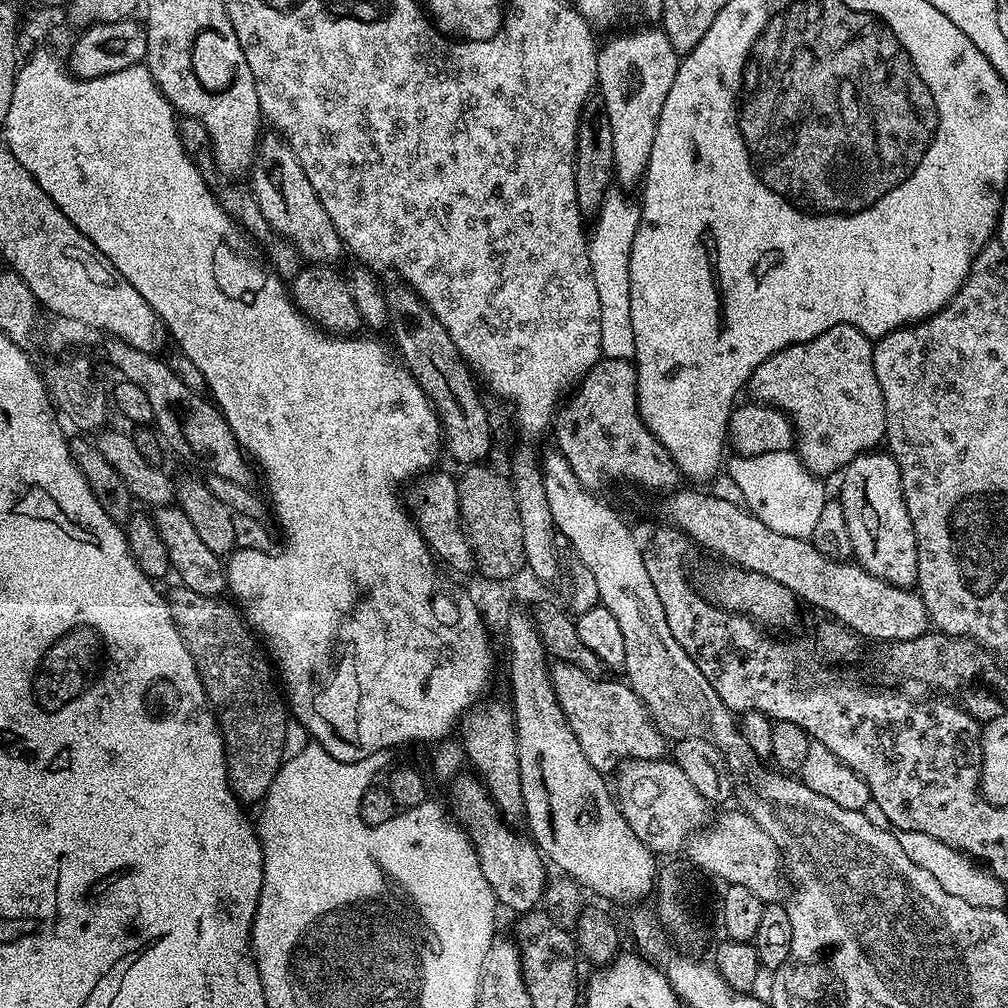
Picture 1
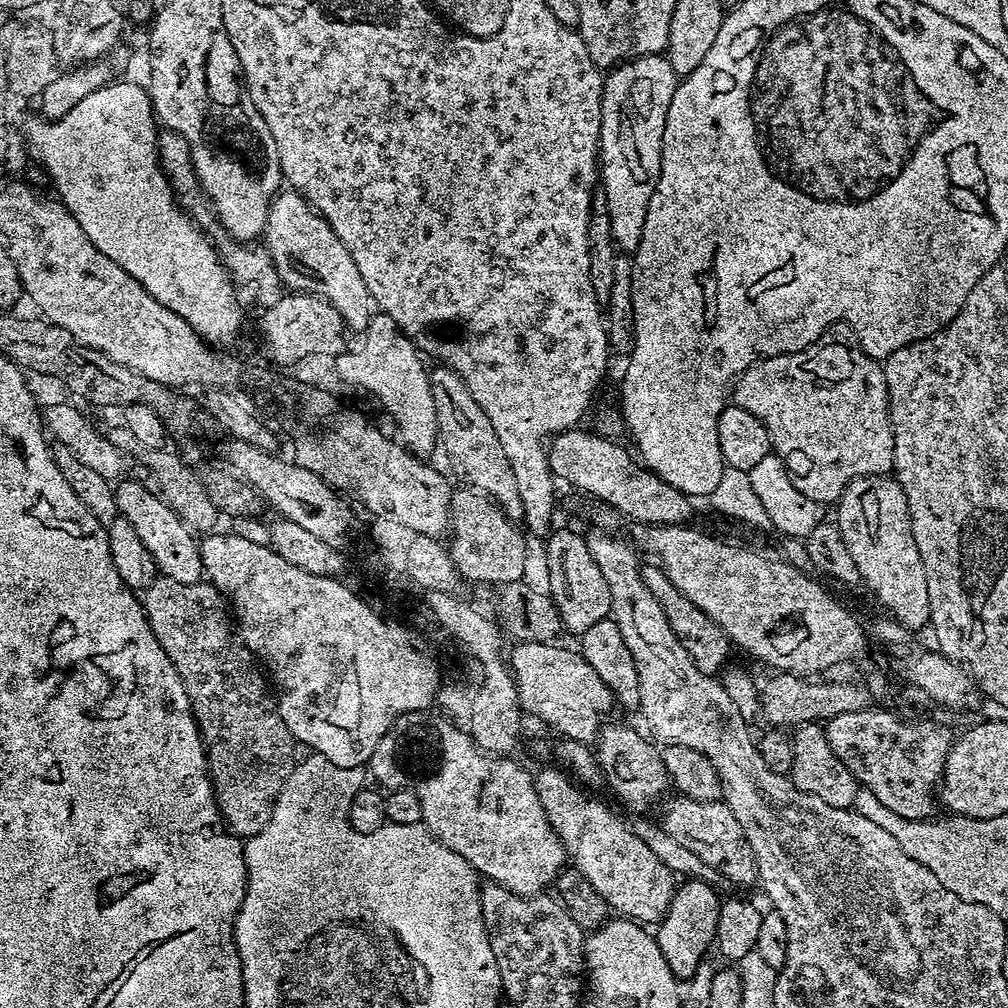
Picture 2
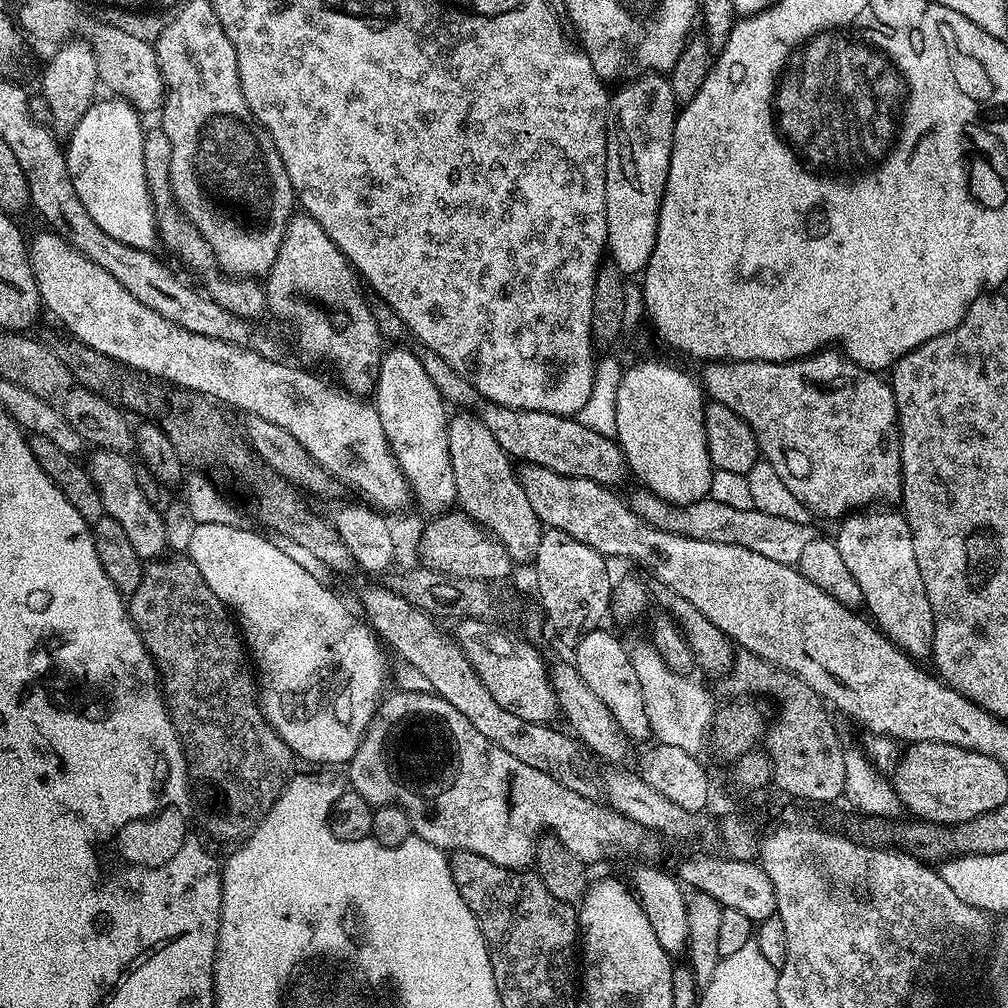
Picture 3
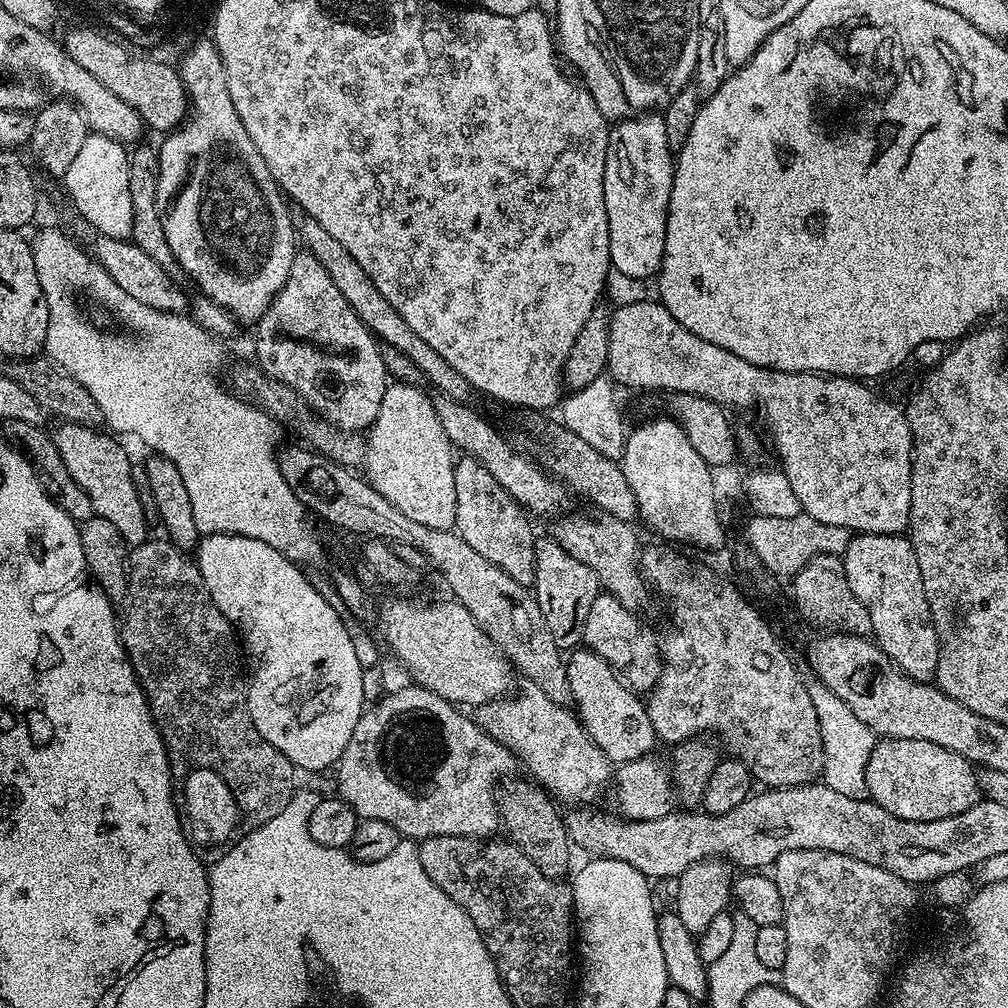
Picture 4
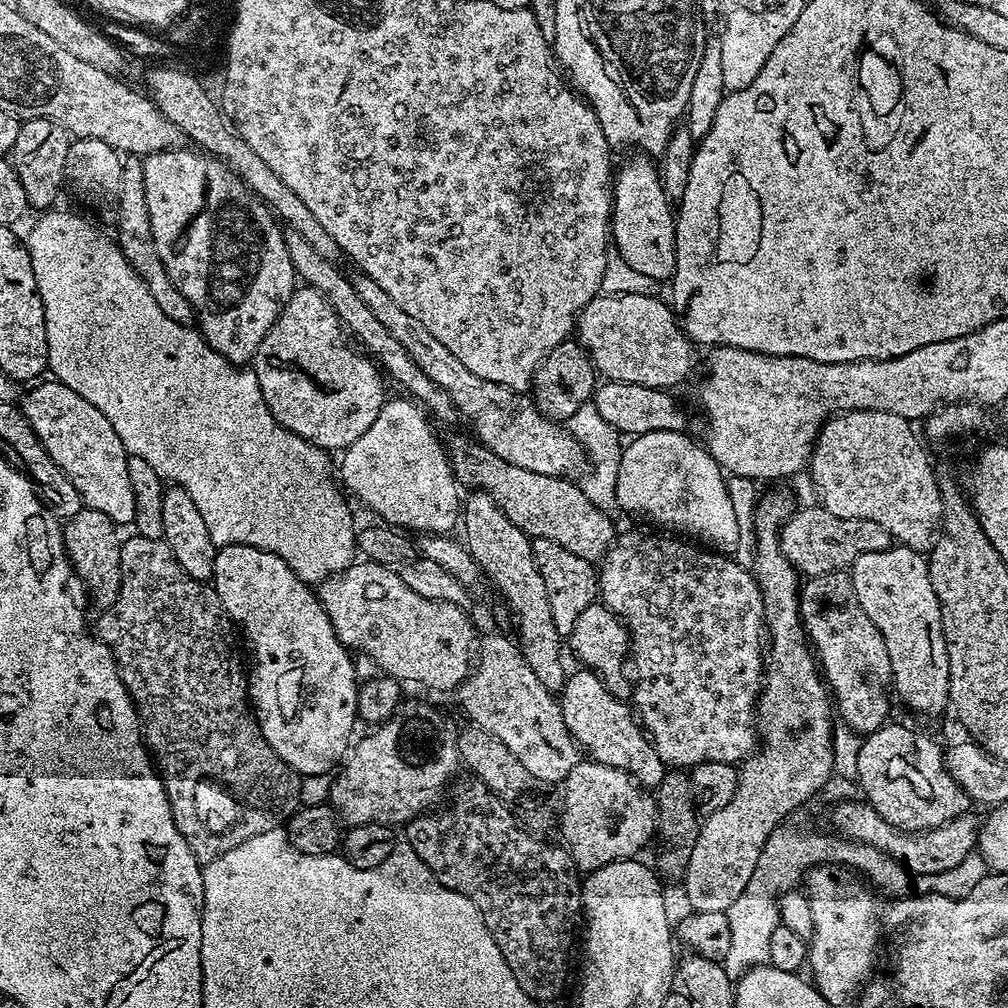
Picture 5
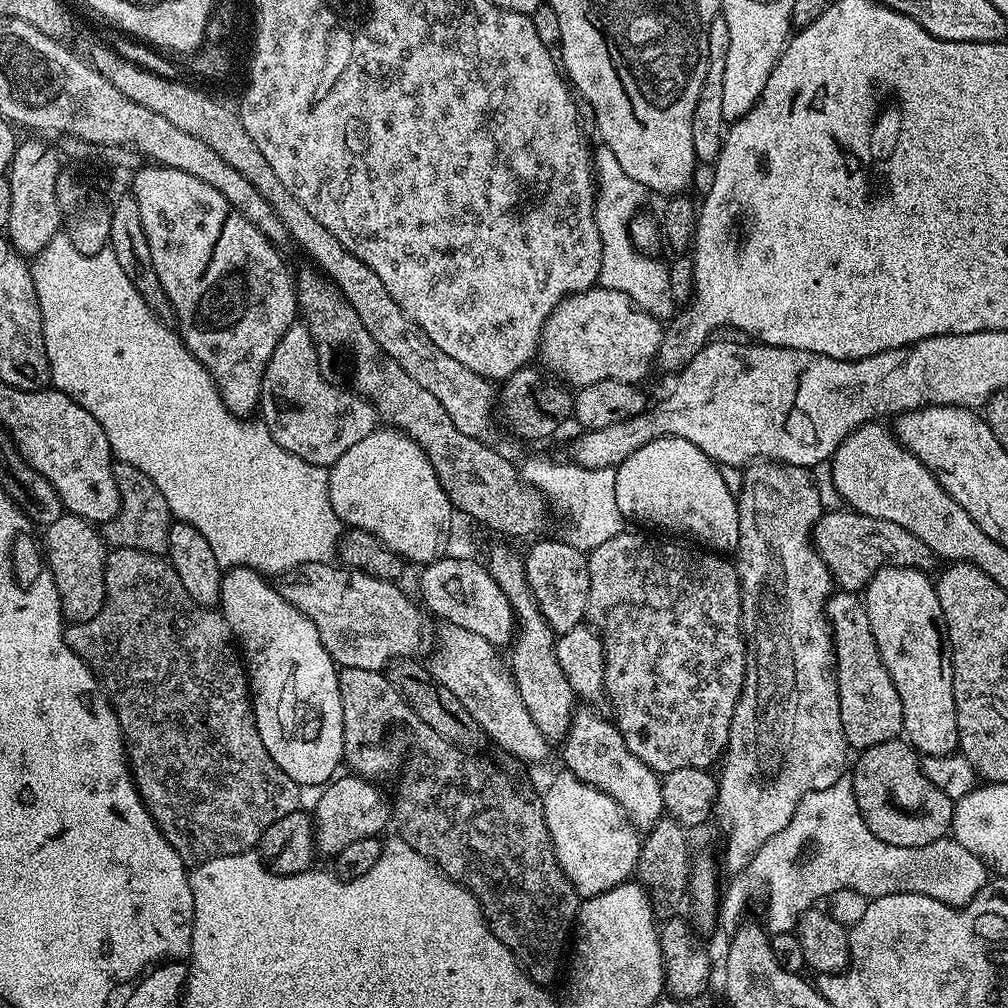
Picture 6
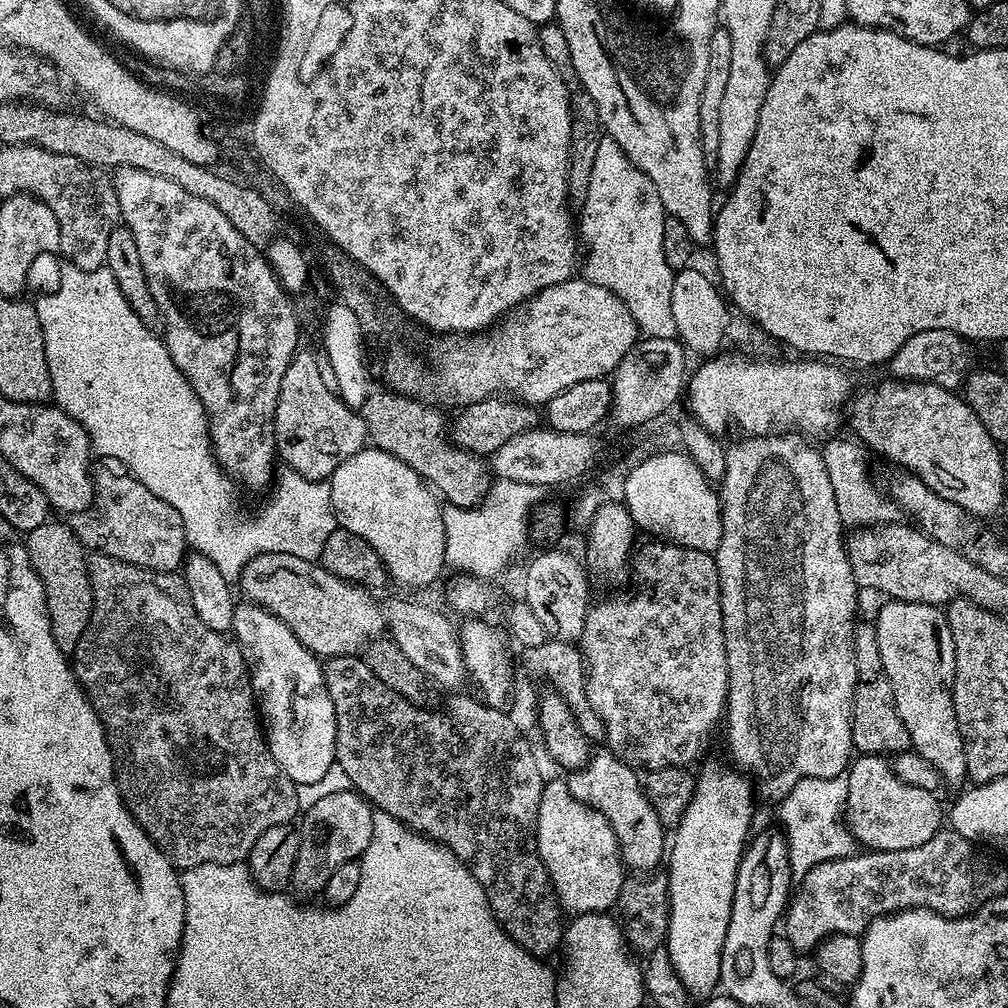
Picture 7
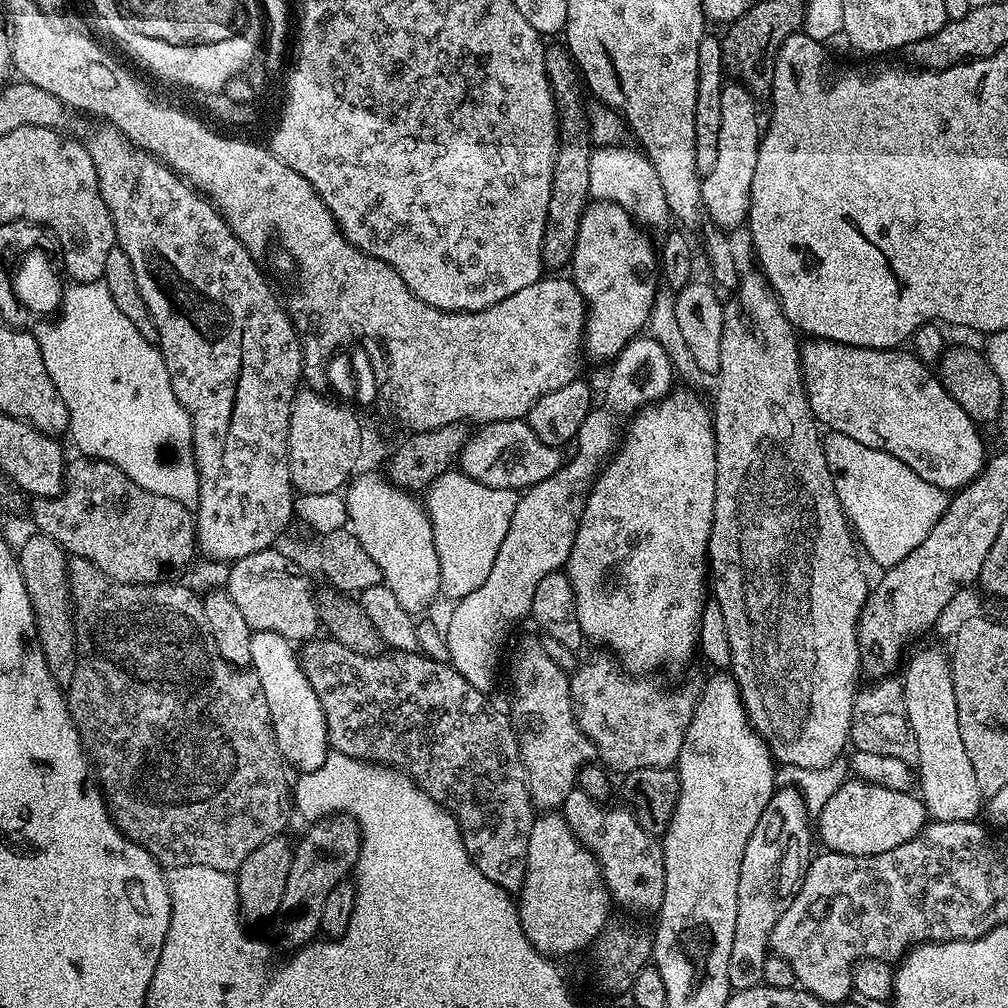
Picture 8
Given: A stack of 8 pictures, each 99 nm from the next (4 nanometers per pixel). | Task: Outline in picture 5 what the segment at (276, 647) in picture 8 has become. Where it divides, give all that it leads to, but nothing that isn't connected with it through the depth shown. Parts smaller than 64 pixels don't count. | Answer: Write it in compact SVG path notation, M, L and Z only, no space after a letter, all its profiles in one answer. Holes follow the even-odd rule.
M231 544L217 551L210 584L216 589L225 616L233 625L244 627L244 640L252 655L252 668L250 664L247 673L248 694L260 733L274 754L278 754L278 758L282 758L282 762L289 764L301 777L331 773L345 759L353 739L352 727L358 724L358 679L352 665L353 657L349 649L338 642L317 593L274 554L241 544Z

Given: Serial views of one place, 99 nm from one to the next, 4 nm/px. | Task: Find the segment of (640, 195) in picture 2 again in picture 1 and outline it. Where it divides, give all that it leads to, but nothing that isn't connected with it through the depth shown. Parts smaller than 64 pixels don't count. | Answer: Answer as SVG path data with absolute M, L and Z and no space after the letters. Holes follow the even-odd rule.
M640 26L625 32L625 36L614 37L597 51L596 82L599 99L604 101L610 118L610 130L614 130L615 179L639 185L650 162L662 102L666 102L666 94L674 86L678 53L670 46L663 27Z

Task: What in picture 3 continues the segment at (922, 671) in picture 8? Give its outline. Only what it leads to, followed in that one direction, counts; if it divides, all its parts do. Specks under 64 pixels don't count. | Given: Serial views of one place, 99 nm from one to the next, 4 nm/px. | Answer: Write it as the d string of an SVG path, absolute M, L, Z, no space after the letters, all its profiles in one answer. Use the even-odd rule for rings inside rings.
M857 510L843 517L838 524L840 529L834 533L836 549L842 556L842 562L846 562L846 570L850 570L854 582L858 582L858 590L862 590L863 607L868 607L867 615L871 617L876 627L908 656L931 657L934 632L932 607L926 598L926 586L922 586L922 574L914 558L910 526L899 511L876 511L880 510Z

